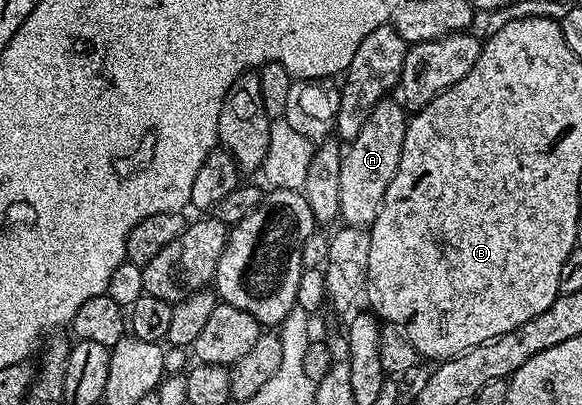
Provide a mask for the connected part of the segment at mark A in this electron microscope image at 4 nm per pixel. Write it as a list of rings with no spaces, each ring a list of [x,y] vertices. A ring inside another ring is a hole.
[[[394,98],[378,100],[361,126],[357,138],[346,145],[341,156],[341,186],[339,187],[339,216],[344,225],[366,229],[375,220],[393,174],[401,162],[401,146],[409,116]]]

